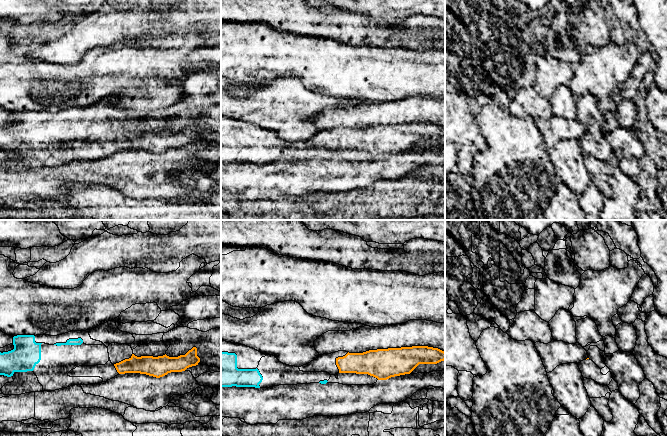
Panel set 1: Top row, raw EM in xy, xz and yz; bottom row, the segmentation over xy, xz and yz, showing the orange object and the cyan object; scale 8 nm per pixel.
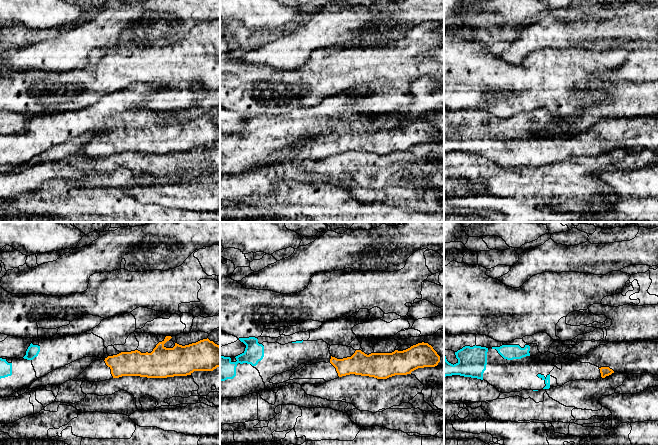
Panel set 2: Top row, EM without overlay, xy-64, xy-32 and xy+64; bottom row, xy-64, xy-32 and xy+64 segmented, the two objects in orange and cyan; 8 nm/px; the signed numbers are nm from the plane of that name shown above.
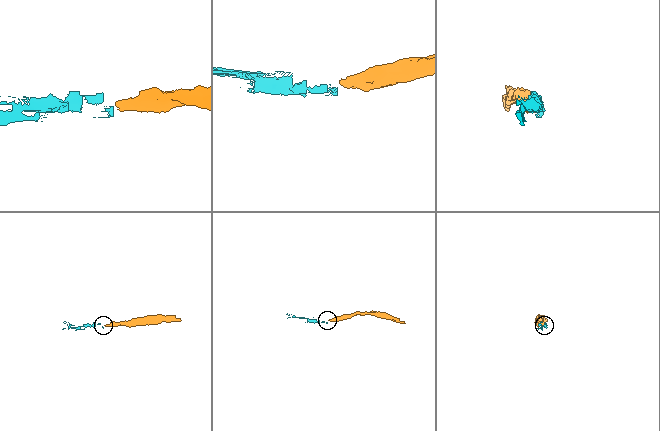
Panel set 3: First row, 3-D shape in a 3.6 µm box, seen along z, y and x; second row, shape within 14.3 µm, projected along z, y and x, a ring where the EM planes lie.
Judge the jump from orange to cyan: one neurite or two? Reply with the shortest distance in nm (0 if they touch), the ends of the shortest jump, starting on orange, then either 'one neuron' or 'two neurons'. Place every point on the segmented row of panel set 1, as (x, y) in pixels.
gap 120 nm; span xz (339, 372), (327, 381); one neuron

